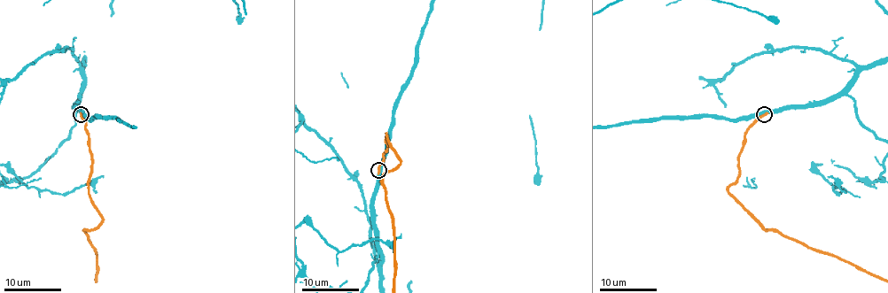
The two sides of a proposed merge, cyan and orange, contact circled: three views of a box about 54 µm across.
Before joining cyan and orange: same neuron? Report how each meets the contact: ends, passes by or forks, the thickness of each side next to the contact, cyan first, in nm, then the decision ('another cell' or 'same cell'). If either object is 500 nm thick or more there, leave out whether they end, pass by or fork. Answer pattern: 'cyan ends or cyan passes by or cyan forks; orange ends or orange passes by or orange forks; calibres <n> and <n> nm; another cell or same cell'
cyan passes by; orange ends; calibres 480 and 320 nm; same cell

